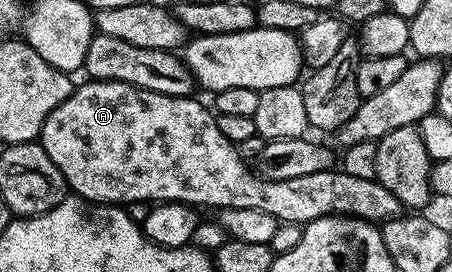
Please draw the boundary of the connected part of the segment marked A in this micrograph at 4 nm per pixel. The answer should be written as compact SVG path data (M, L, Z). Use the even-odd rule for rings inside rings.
M86 79L83 82L83 85L81 82L81 84L75 87L72 95L68 95L68 99L64 99L64 103L60 103L60 107L56 107L56 111L52 111L52 115L48 115L48 119L44 119L44 127L42 128L42 136L40 138L40 143L44 147L44 151L48 151L48 159L52 159L52 163L56 163L56 167L60 167L60 175L64 175L67 186L83 202L89 203L89 201L94 201L90 203L97 203L99 206L116 205L126 207L133 201L147 201L149 203L182 201L185 205L195 207L208 205L213 211L226 208L251 208L257 211L264 211L267 215L276 215L279 223L286 222L299 226L307 225L310 221L315 221L321 217L333 217L335 215L339 217L359 217L361 221L381 223L390 221L403 212L404 206L396 199L396 195L392 195L392 191L388 191L388 187L381 185L378 180L358 179L353 175L339 171L337 168L316 171L312 175L300 175L300 179L265 181L264 178L258 176L257 172L252 171L251 166L237 154L235 142L229 141L224 135L224 131L220 131L217 116L207 106L206 110L200 102L194 101L195 98L193 96L169 97L156 91L137 89L135 85L129 85L123 81L95 81L93 79Z

